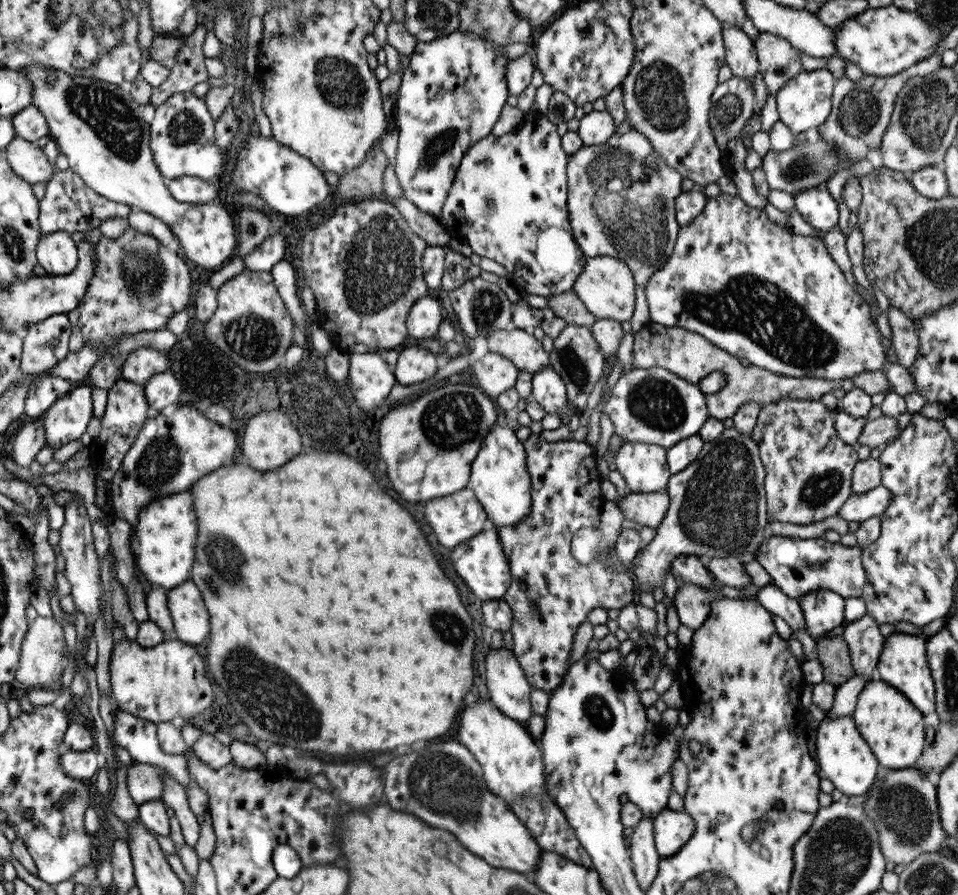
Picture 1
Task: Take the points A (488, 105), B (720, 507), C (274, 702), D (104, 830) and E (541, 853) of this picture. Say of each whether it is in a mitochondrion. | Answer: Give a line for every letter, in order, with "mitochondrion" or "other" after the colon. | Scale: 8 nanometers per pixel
A: other
B: mitochondrion
C: mitochondrion
D: other
E: other

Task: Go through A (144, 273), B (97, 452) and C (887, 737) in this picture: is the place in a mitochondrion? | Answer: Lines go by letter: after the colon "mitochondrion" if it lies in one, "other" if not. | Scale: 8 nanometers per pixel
A: mitochondrion
B: other
C: other

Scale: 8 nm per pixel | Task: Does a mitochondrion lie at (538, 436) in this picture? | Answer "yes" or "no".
no

